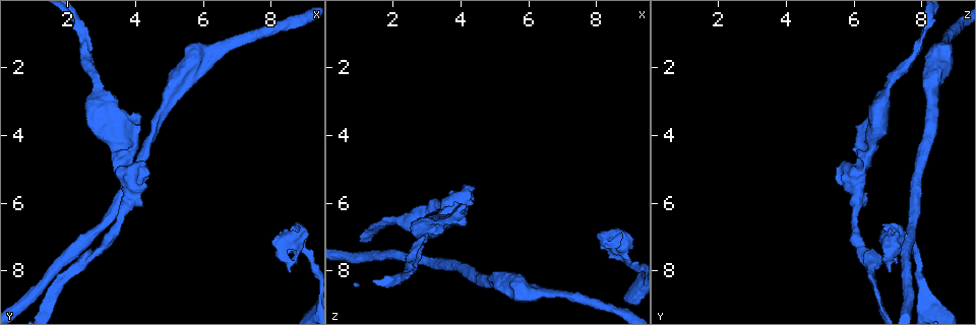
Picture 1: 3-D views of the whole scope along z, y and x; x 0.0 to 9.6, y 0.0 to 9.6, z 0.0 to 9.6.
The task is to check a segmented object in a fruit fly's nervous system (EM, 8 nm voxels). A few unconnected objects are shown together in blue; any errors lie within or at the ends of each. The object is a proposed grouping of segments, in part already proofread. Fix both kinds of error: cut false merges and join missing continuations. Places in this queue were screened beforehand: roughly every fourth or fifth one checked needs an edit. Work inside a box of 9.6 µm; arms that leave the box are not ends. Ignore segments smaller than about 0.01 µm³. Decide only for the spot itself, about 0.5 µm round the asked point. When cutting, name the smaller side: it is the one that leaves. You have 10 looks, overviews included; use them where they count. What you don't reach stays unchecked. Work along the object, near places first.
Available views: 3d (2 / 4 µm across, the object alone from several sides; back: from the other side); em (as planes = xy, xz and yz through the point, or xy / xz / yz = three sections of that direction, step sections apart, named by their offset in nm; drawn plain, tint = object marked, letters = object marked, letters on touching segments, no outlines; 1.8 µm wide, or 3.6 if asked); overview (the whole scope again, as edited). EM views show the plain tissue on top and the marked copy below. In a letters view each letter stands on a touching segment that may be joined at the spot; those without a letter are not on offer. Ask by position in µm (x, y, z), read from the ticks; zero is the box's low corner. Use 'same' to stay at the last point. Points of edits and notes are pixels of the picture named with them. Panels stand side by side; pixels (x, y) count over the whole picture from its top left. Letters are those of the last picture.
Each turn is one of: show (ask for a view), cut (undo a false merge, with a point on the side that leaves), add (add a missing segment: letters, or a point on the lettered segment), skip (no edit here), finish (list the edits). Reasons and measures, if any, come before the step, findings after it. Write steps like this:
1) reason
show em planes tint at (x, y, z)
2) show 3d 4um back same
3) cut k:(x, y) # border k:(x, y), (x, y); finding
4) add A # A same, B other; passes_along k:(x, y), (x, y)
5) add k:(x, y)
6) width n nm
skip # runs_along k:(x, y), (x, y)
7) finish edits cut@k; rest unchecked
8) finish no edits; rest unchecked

thick turns thin
show em 3.6um planes tint at (1.85, 8.25, 6.50)

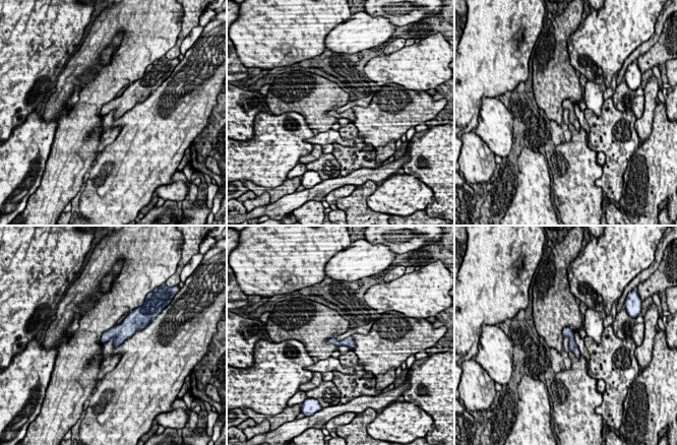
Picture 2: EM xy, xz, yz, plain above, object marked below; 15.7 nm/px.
show em 3.6um planes letters same

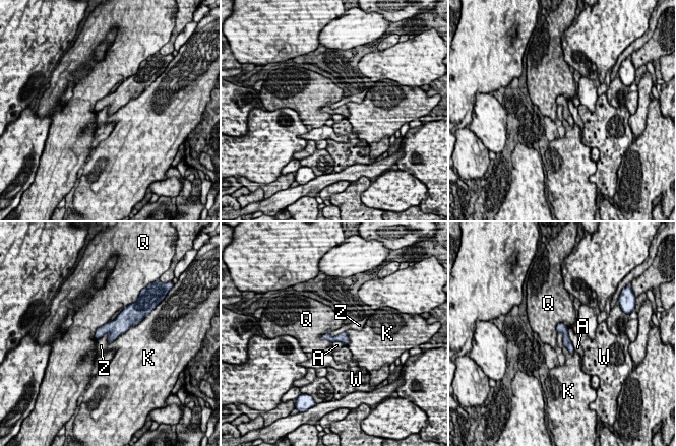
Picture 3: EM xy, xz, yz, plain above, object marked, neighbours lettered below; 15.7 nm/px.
skip # A other, K other, Q other, W other, Z other; border 3:(109, 334), (104, 334), (97, 340); one neuron here

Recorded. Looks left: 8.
free end
show 3d 2um at (4.35, 5.20, 5.55)

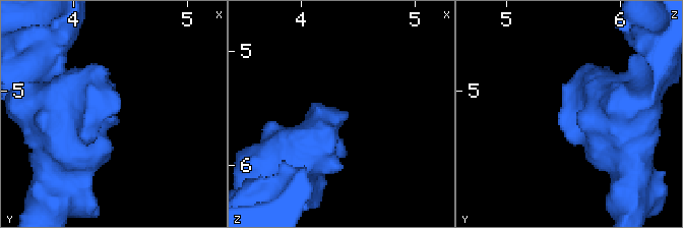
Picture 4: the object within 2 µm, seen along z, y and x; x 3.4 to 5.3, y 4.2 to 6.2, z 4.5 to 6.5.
show em xy step 4 letters at (4.40, 5.18, 5.56)

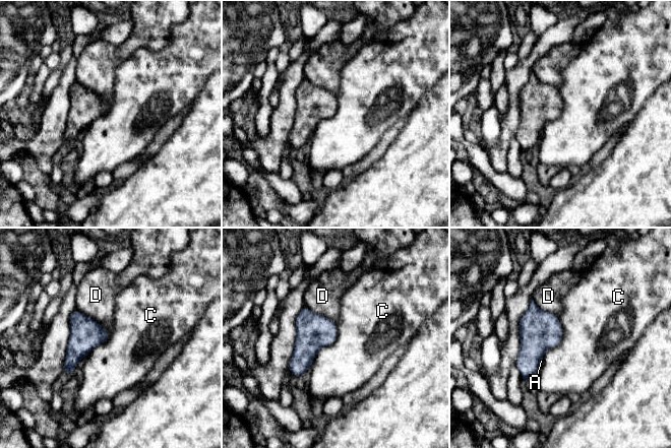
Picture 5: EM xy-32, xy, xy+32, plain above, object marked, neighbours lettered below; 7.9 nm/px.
skip # A other, C other, D other; none of them fits

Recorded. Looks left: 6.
branch stops here
show 3d 4um at (4.10, 3.45, 6.50)

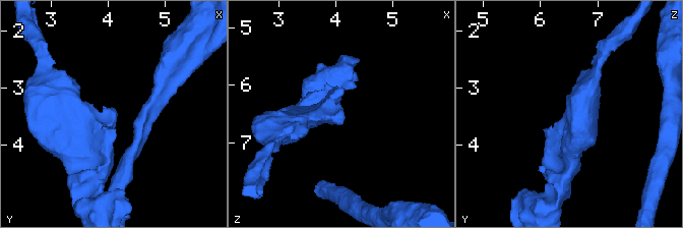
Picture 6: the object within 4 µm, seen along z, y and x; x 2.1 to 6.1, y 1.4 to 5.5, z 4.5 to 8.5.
show em planes letters at (4.05, 3.35, 6.45)

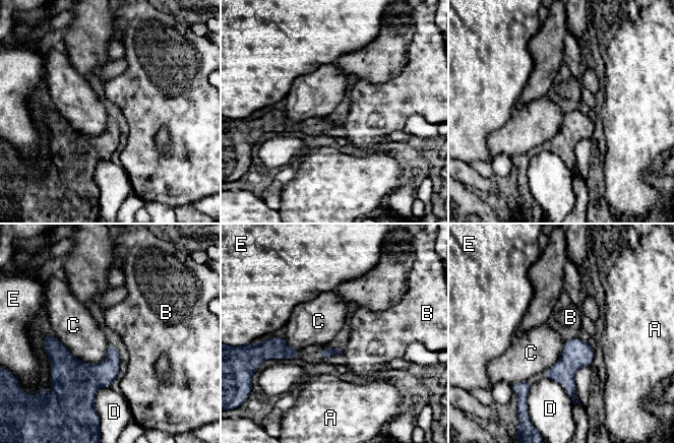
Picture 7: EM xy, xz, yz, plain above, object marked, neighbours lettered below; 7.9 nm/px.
skip # A other, B other, C other, D other, E other; border 7:(55, 336), (86, 363), (106, 356); no lettered segment goes on from it

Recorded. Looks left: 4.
show em xy step 8 tint at (8.65, 7.25, 7.30)

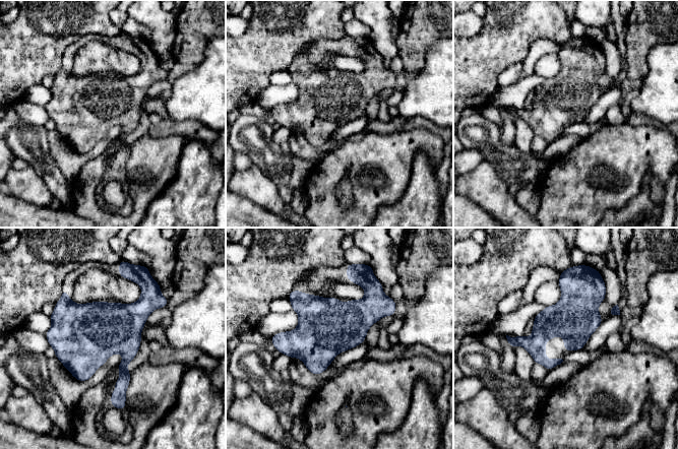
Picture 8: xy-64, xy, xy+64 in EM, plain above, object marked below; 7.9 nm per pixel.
another direction
show em planes letters same

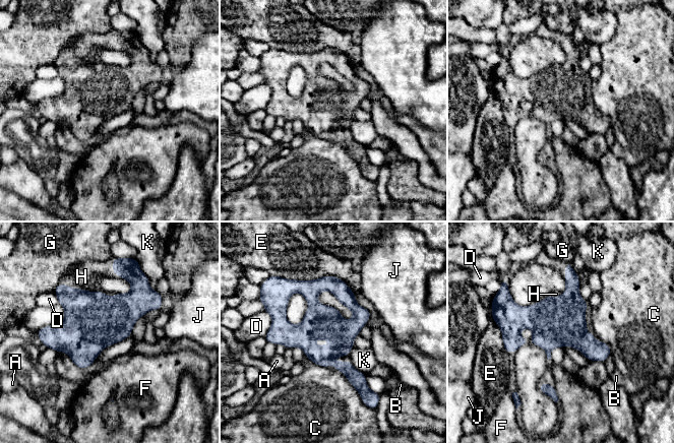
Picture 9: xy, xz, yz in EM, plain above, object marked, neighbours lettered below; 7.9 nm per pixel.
longest_contact E 500 nm
add H # A other, B other, C other, D other, E other, F other, G other, H same, J other, K other; the neuron continues

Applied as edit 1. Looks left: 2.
finish edits add@9; rest unchecked

